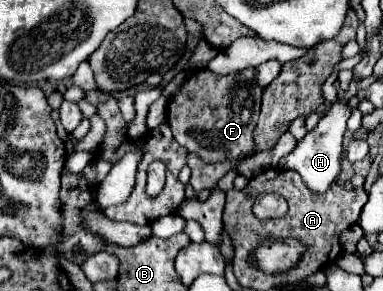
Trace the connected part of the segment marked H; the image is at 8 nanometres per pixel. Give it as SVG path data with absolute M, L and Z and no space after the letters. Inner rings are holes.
M337 97L331 105L329 105L329 111L325 113L325 117L317 123L317 127L307 133L297 145L295 149L285 155L279 165L285 167L285 169L293 169L301 175L301 179L305 181L307 189L313 193L313 195L321 195L325 193L341 175L343 167L341 167L341 155L343 155L343 135L345 135L345 123L351 115L351 109L349 109L349 103L343 101L341 97Z

